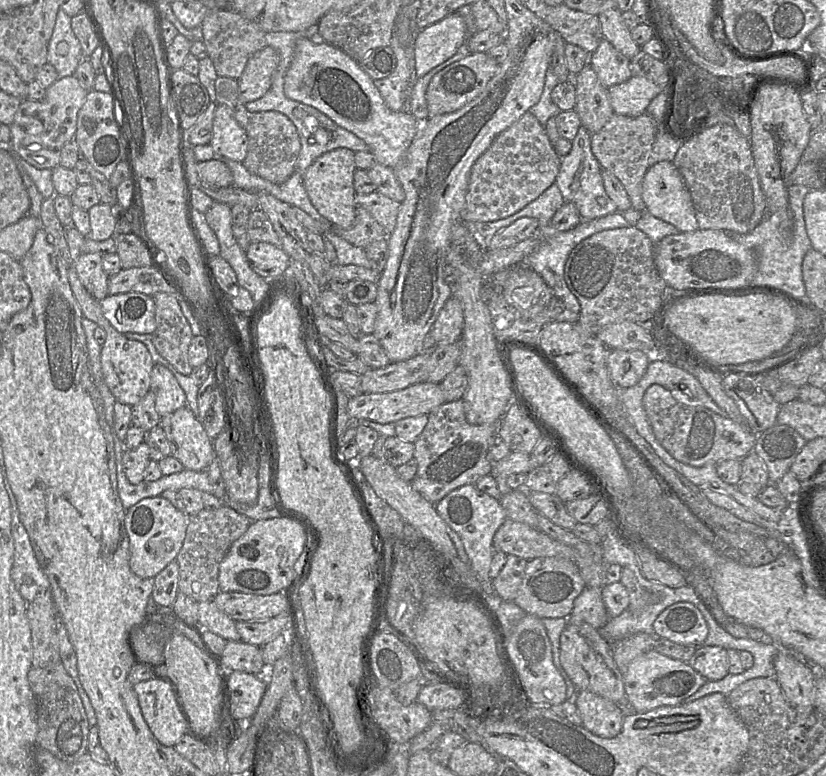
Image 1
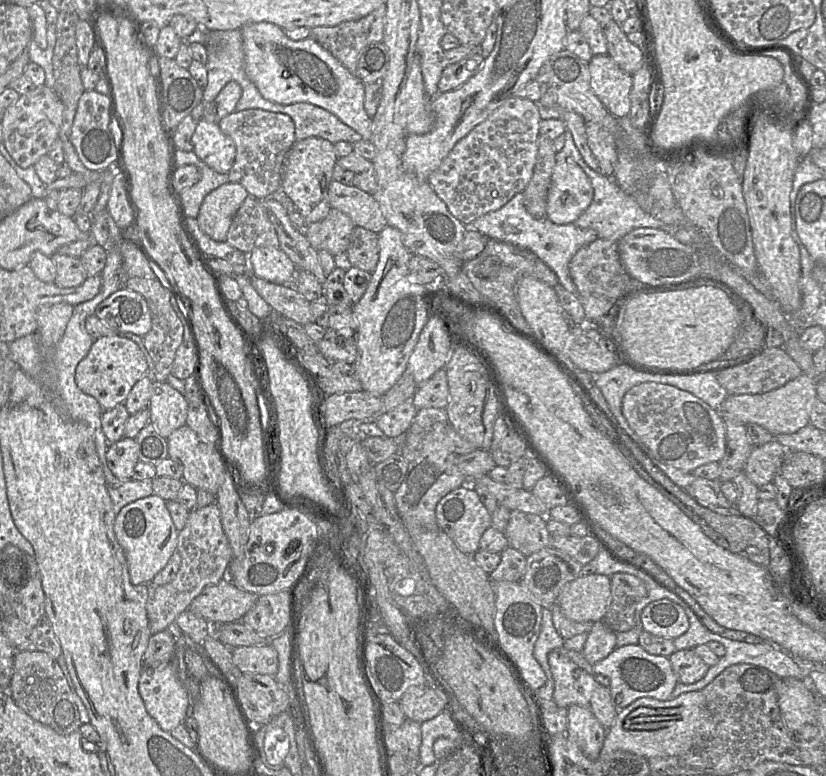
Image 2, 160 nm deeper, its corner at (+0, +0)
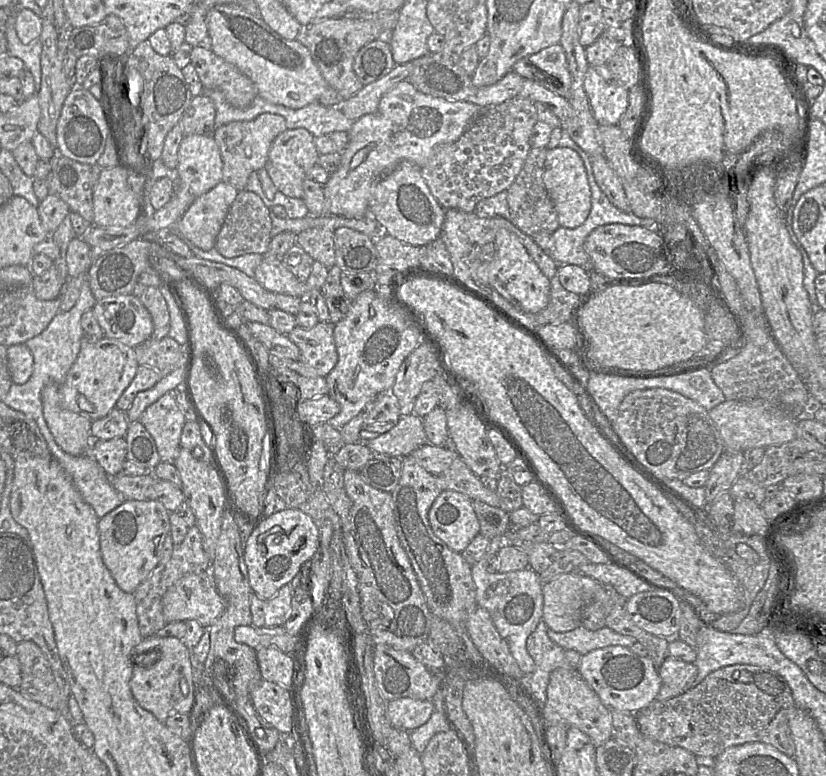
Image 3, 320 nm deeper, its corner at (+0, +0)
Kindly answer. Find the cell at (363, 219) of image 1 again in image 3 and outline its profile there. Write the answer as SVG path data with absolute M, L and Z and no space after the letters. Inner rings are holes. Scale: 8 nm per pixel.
M310 228L297 235L296 244L328 269L335 266L334 231Z

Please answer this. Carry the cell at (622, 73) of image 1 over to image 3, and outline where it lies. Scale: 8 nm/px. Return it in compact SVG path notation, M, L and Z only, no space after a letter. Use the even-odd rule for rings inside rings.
M589 65L583 88L598 124L617 125L628 107L629 89L615 78L608 65Z

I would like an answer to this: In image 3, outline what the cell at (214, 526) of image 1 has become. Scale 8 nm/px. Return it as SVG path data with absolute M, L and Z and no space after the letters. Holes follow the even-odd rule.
M194 525L188 529L183 542L174 545L171 559L166 563L160 562L133 593L140 634L143 638L155 635L167 624L163 615L162 599L168 589L186 575L209 571L210 565L210 559L203 548L202 534L199 528Z

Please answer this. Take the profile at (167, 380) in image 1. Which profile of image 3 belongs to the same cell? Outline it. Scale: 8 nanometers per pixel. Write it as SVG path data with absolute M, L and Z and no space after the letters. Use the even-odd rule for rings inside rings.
M172 393L161 396L141 414L139 421L153 437L161 461L174 463L178 457L186 418Z

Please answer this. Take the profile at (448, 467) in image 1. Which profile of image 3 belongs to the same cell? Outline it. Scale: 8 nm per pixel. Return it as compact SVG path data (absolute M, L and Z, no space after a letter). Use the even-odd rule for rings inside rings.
M410 455L406 456L405 458L402 458L403 461L403 466L402 466L402 472L401 472L401 477L400 480L395 487L395 489L392 491L392 502L393 502L393 513L395 517L395 525L396 525L396 530L397 530L397 535L398 538L401 542L401 545L403 546L411 564L414 569L414 572L417 576L420 588L425 596L426 603L428 606L429 611L433 616L436 616L438 618L441 618L443 620L446 620L450 622L451 624L462 624L465 627L465 622L468 619L468 616L471 614L471 612L474 610L474 608L477 606L476 604L476 599L475 599L475 585L472 579L472 574L471 574L471 565L469 565L464 558L462 557L461 553L457 553L450 549L441 539L439 539L434 533L431 528L429 519L428 519L428 512L435 501L435 499L439 496L439 494L443 491L442 490L442 480L437 476L434 475L428 471L426 471L423 467L421 467L413 457Z

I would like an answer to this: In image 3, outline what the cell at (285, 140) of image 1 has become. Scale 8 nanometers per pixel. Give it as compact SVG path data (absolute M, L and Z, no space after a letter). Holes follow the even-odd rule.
M262 113L250 121L233 121L217 127L213 137L222 158L222 181L231 184L238 191L246 190L249 176L265 167L274 139L286 129L285 119L272 113Z

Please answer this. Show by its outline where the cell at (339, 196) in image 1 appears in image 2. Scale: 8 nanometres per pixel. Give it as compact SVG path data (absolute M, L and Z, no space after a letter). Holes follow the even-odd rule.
M308 137L295 141L285 159L281 189L291 199L296 211L304 219L307 226L323 220L331 210L328 188L333 181L332 174L336 166L337 156L334 145L319 137Z

